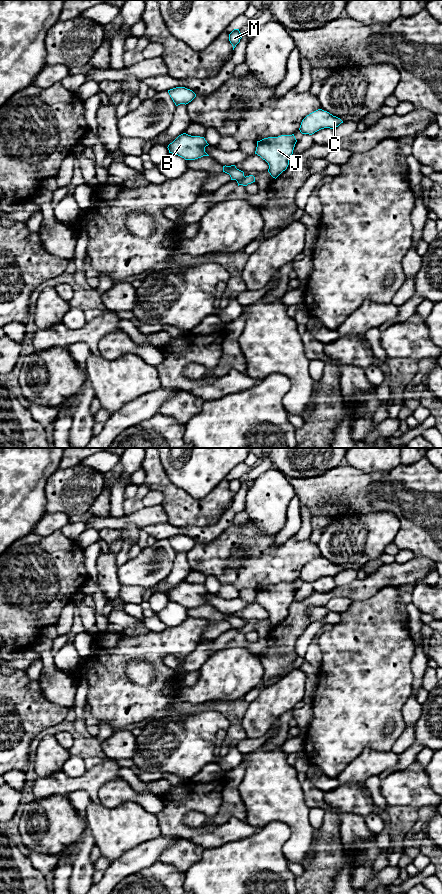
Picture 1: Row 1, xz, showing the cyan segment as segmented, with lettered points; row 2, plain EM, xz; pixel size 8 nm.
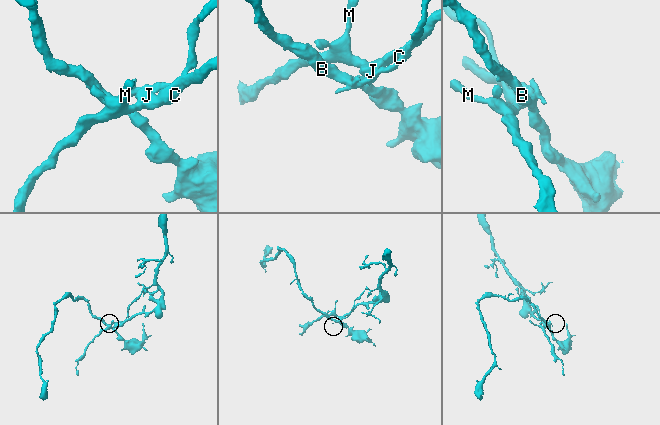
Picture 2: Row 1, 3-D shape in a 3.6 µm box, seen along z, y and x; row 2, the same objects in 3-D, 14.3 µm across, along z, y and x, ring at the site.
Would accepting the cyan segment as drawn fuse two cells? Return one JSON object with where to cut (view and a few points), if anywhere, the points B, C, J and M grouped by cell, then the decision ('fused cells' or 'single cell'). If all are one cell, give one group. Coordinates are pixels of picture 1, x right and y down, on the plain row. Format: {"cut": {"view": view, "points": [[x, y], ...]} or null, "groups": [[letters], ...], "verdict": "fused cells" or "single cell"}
{"cut": {"view": "xz", "points": [[244, 624], [237, 629]]}, "groups": [["B"], ["C", "J", "M"]], "verdict": "fused cells"}

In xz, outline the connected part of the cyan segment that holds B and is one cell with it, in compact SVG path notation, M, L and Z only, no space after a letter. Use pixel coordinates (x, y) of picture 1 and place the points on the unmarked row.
M183 581L170 591L167 596L169 601L178 603L185 608L195 608L203 604L209 604L205 600L205 595L208 593L204 585Z

